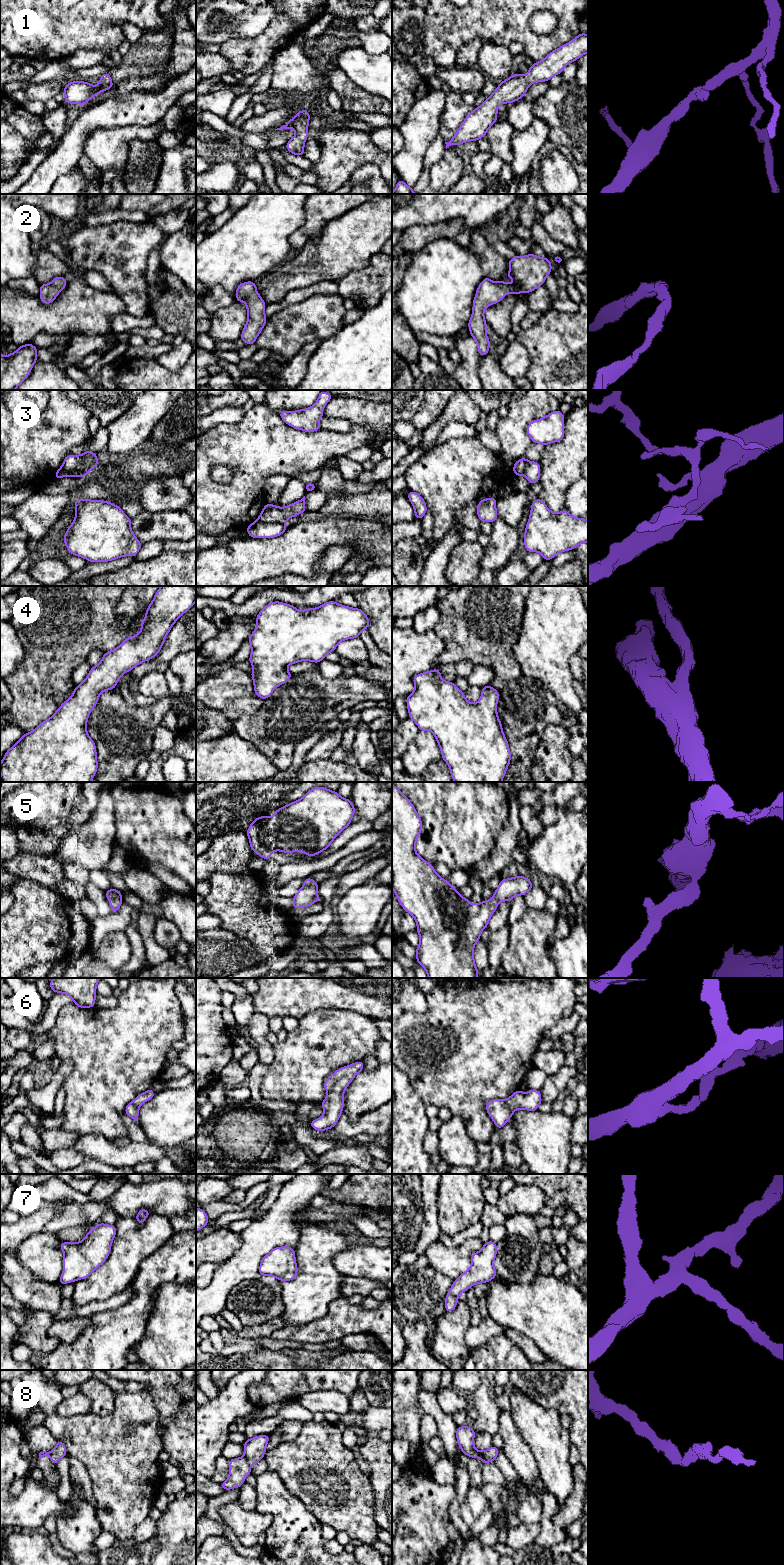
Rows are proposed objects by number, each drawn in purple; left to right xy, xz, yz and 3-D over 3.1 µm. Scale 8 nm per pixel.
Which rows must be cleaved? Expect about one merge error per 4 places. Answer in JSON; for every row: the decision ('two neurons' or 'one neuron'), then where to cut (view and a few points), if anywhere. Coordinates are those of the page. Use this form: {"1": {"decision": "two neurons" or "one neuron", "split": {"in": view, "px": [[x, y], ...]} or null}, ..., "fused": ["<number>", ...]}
{"1": {"decision": "one neuron", "split": null}, "2": {"decision": "one neuron", "split": null}, "3": {"decision": "two neurons", "split": {"in": "xz", "px": [[257, 519], [266, 523], [284, 524]]}}, "4": {"decision": "one neuron", "split": null}, "5": {"decision": "one neuron", "split": null}, "6": {"decision": "one neuron", "split": null}, "7": {"decision": "one neuron", "split": null}, "8": {"decision": "two neurons", "split": {"in": "yz", "px": [[481, 1451], [484, 1458], [488, 1461]]}}, "fused": ["3", "8"]}

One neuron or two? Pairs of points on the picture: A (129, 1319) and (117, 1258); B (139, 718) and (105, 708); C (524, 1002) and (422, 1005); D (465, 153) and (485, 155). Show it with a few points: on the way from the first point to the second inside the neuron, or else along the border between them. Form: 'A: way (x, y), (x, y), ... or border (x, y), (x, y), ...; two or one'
A: border (139, 1265), (137, 1274), (128, 1286); two
B: way (131, 718), (115, 718), (113, 716); one
C: border (426, 995), (427, 1009), (423, 1013), (404, 1011); two
D: border (482, 149), (470, 160), (471, 169), (477, 175); two

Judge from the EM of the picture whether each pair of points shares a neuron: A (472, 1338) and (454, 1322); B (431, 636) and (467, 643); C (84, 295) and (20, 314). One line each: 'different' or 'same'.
A: different
B: different
C: same

